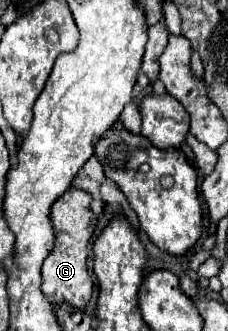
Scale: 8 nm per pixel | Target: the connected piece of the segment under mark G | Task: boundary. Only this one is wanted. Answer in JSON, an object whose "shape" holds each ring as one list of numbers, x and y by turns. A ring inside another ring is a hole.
{"shape":[[72,187,52,205,50,221,52,221,56,239,54,239,54,247,50,255,44,259,44,265,42,265,42,293,52,305,68,303,70,307,84,309,92,297,94,283,86,269,88,241,94,235,94,227,92,227,94,213,90,209,90,201,92,197,86,191]]}

